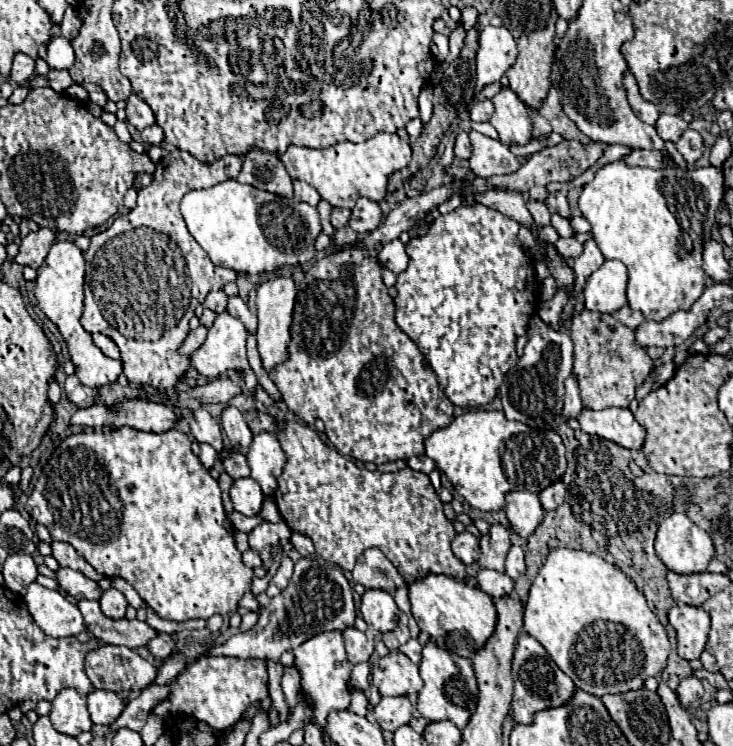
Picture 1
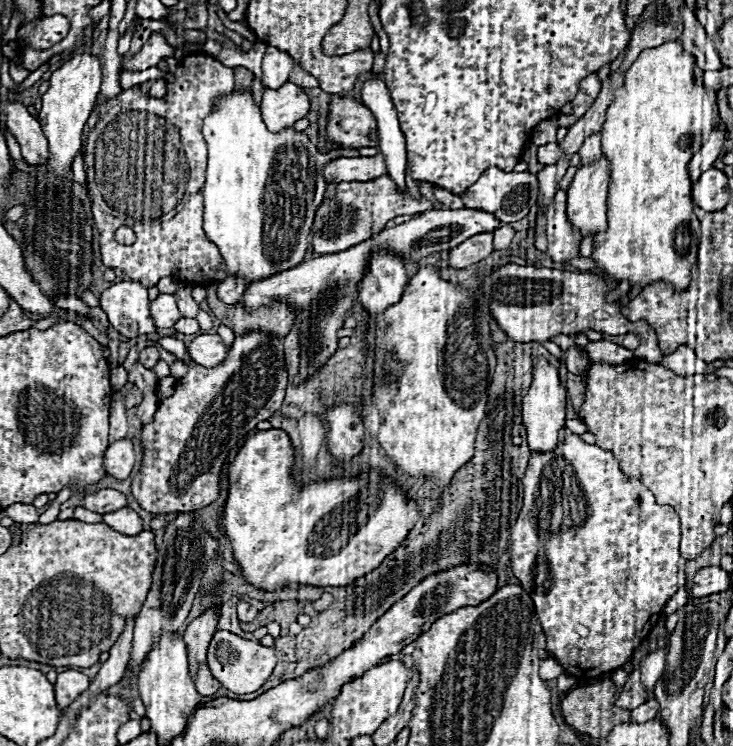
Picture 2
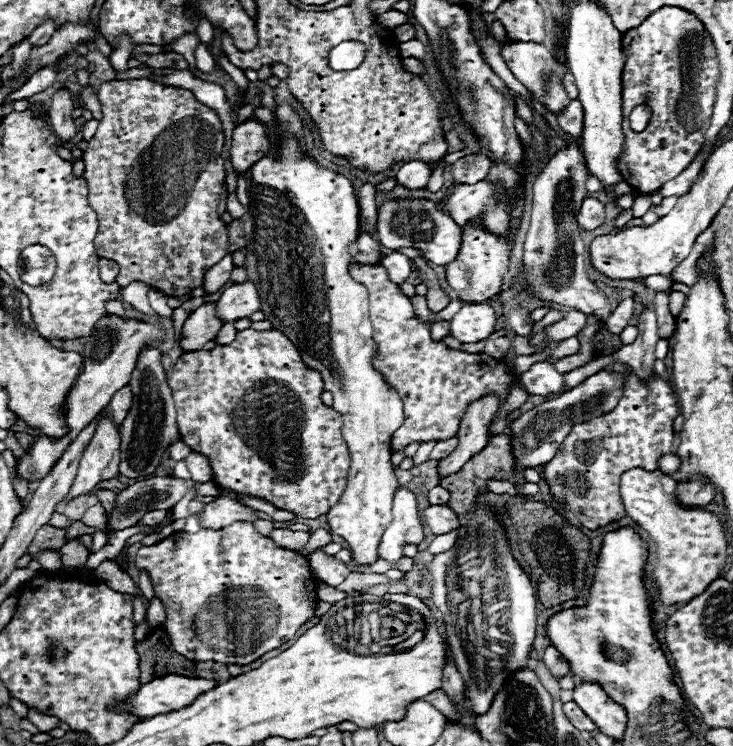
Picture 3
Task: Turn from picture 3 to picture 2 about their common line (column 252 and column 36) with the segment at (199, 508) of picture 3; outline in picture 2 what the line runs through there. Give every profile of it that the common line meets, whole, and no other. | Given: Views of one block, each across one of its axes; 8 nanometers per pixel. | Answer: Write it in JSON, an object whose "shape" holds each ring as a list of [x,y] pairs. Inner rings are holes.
{"shape":[[[12,504],[4,510],[4,516],[12,518],[14,522],[20,522],[20,524],[34,524],[40,514],[32,504]]]}

